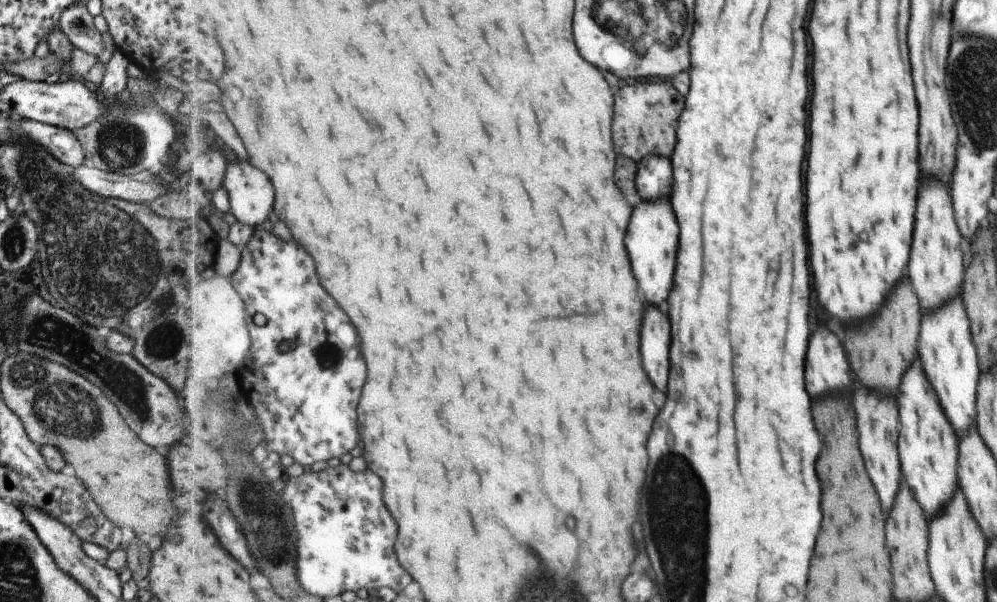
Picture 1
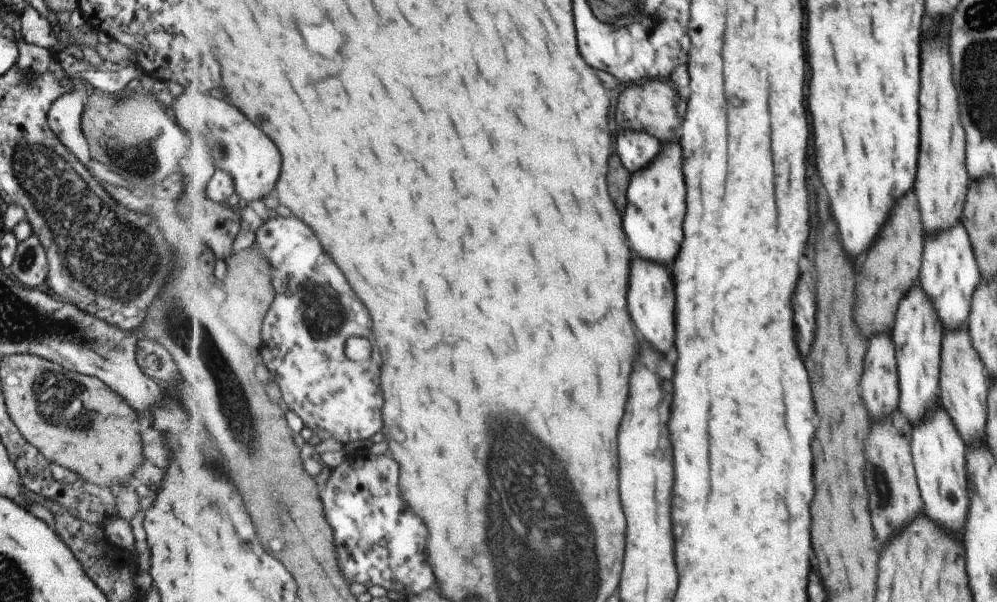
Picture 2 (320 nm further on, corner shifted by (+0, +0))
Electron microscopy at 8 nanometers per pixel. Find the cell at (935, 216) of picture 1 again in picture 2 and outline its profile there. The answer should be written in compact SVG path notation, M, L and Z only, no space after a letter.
M949 22L937 26L931 24L925 36L925 46L921 46L921 162L917 162L917 186L913 186L917 202L921 206L921 218L926 236L931 236L940 230L945 230L959 222L962 216L965 192L968 192L965 154L963 142L963 128L959 124L957 112L957 94L951 82L951 62L949 62Z

